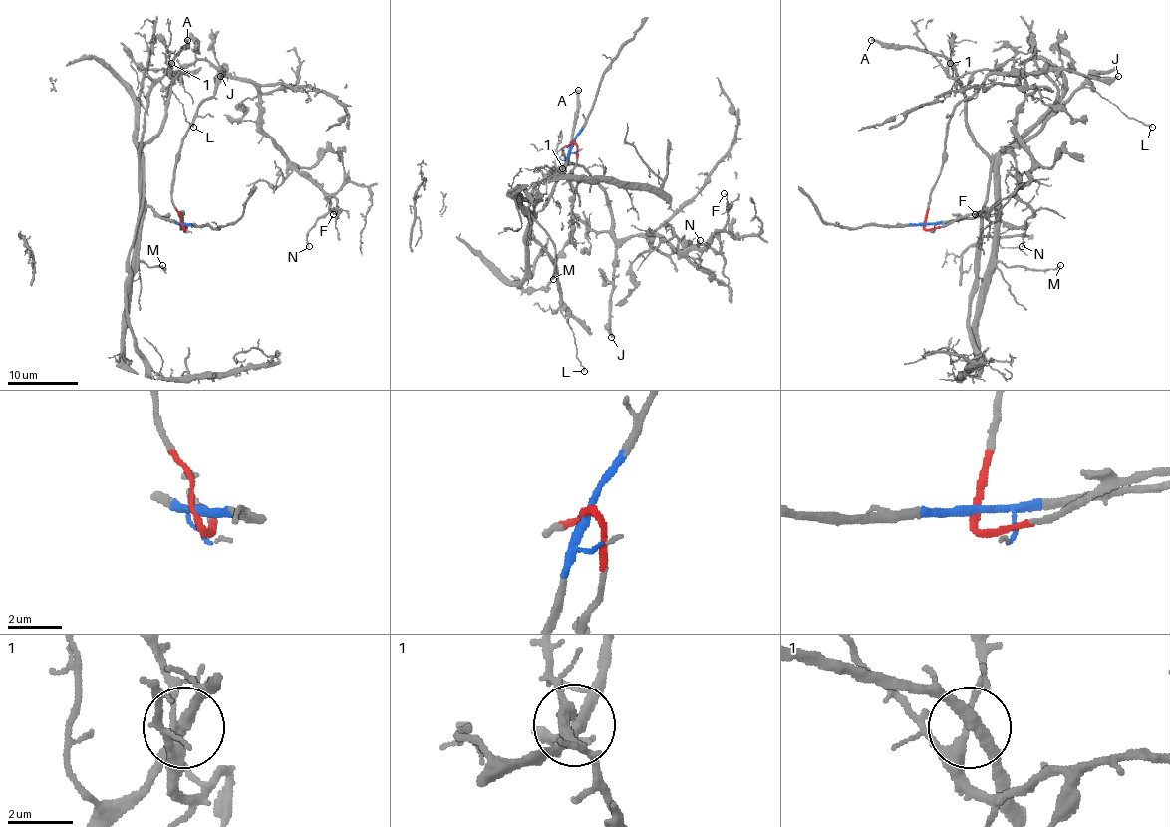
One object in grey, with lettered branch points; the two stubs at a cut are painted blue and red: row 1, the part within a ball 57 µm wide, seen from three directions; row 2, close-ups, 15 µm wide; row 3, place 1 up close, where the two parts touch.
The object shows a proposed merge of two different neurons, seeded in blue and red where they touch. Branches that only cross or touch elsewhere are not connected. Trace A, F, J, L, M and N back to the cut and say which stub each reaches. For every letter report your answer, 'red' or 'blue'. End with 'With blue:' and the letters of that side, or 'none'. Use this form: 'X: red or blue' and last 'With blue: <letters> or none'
A: blue
F: red
J: red
L: blue
M: blue
N: red
With blue: A, L, M

